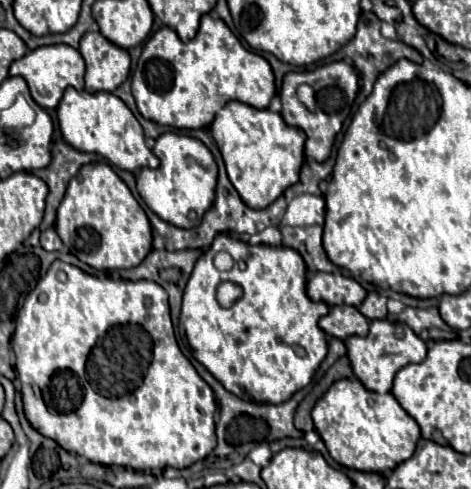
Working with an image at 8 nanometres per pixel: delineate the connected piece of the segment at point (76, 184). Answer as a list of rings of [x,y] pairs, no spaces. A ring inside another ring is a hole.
[[[104,161],[84,165],[70,181],[54,227],[68,251],[94,269],[138,267],[152,249],[152,227],[144,209]]]

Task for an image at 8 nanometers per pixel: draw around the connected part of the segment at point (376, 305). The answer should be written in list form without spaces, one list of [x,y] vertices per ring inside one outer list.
[[[372,291],[366,295],[364,303],[360,305],[360,311],[362,315],[368,319],[368,321],[374,321],[374,319],[384,319],[388,315],[388,309],[386,309],[386,301],[388,297],[378,293],[378,291]]]

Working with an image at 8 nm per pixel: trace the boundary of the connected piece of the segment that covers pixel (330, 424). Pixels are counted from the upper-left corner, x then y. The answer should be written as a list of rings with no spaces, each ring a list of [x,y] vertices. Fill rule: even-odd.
[[[356,377],[332,383],[314,405],[312,419],[332,459],[358,471],[386,473],[394,469],[412,457],[416,441],[420,439],[418,423],[400,407],[392,393],[370,391]]]

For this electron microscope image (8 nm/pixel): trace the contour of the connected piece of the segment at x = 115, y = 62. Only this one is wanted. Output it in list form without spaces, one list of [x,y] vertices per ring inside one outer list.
[[[88,31],[82,35],[80,53],[86,61],[84,79],[90,91],[114,91],[128,79],[128,51],[108,41],[100,31]]]

